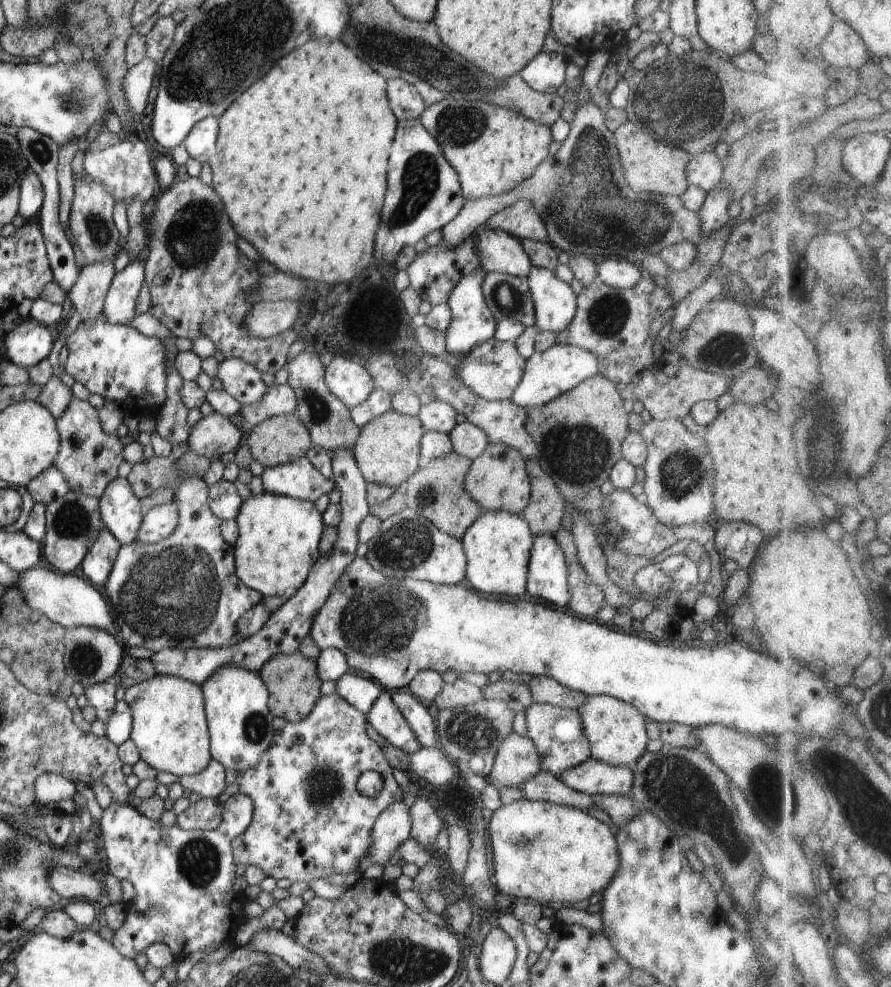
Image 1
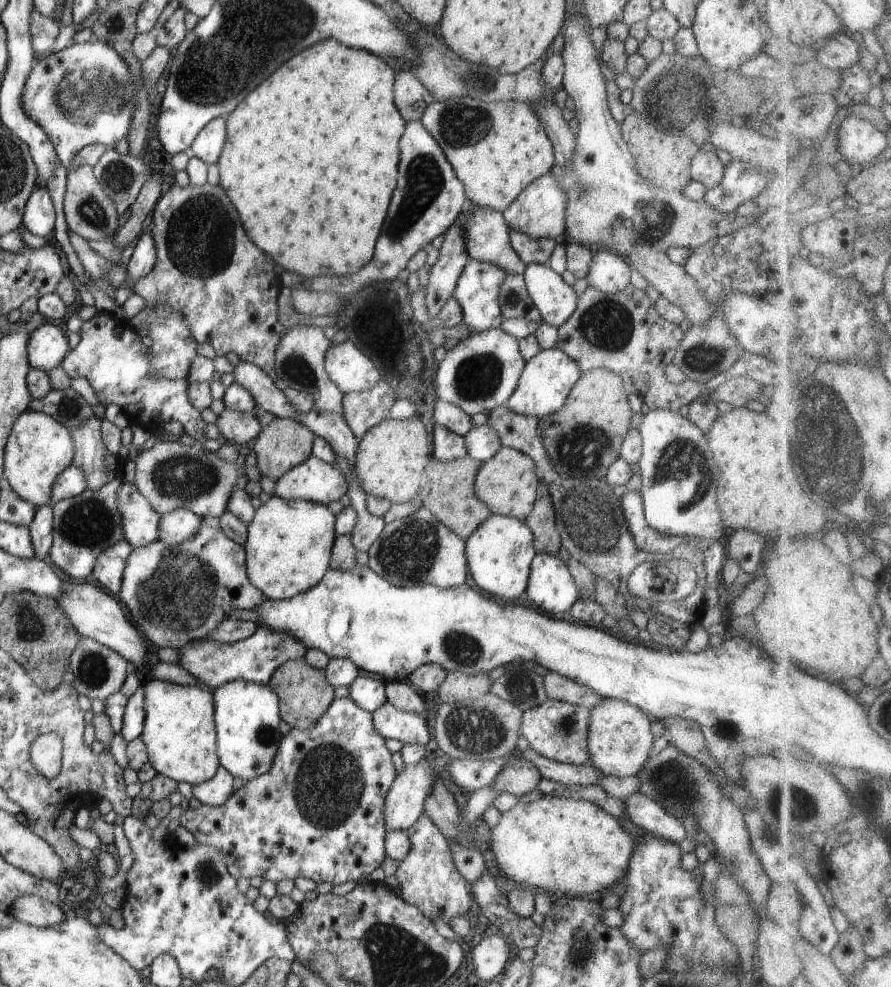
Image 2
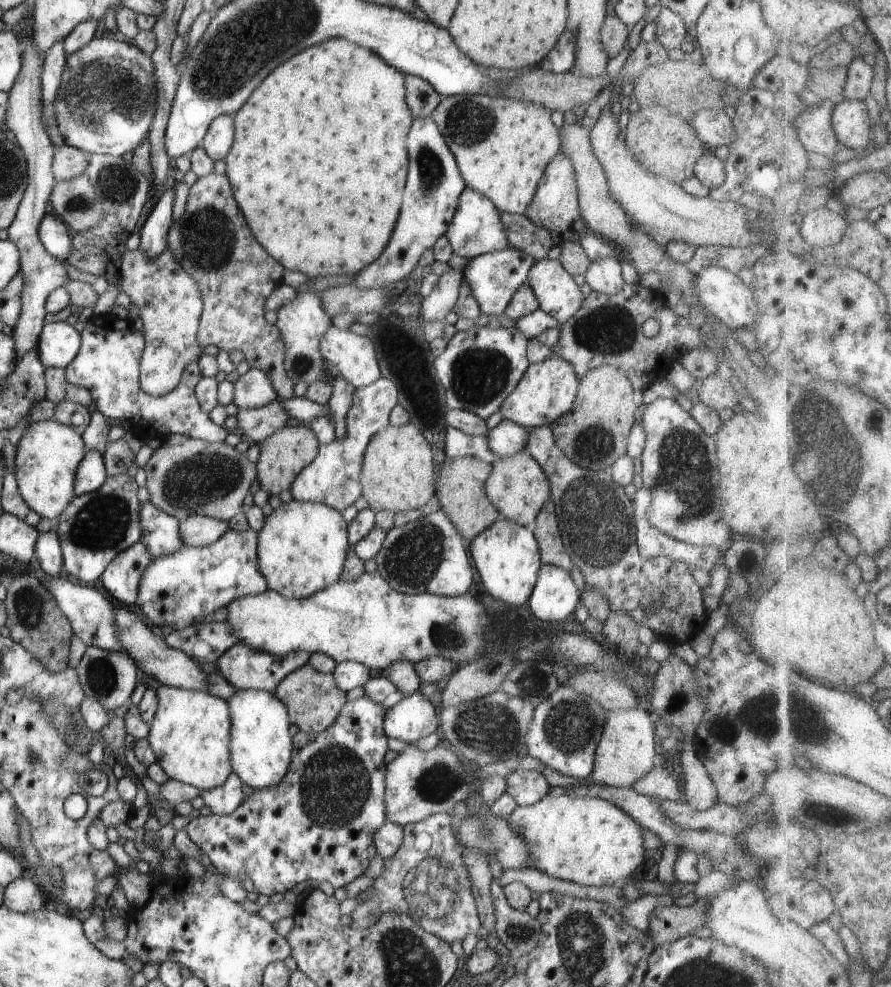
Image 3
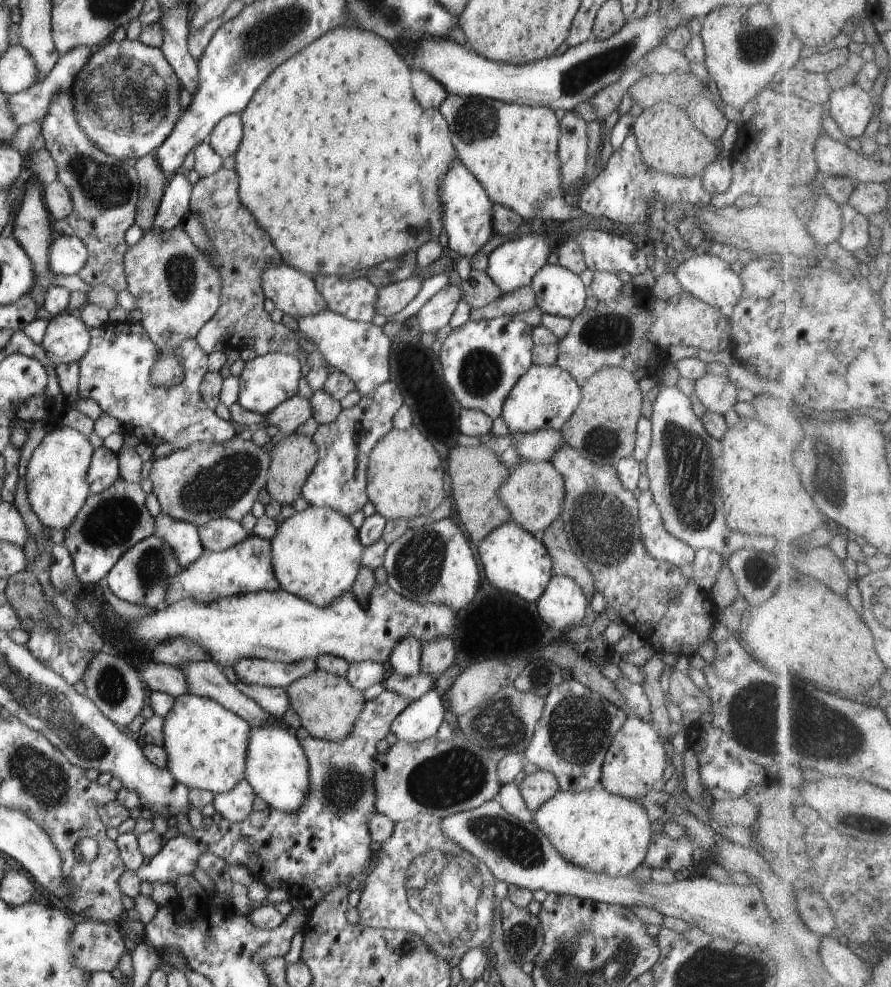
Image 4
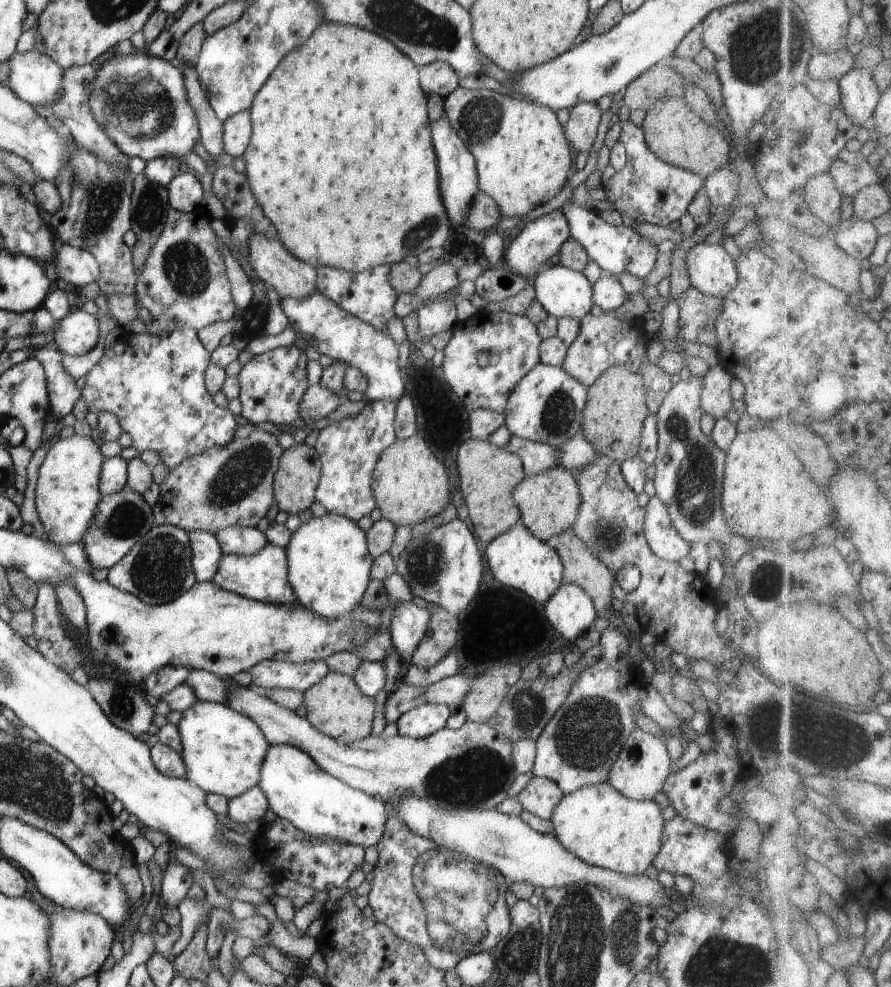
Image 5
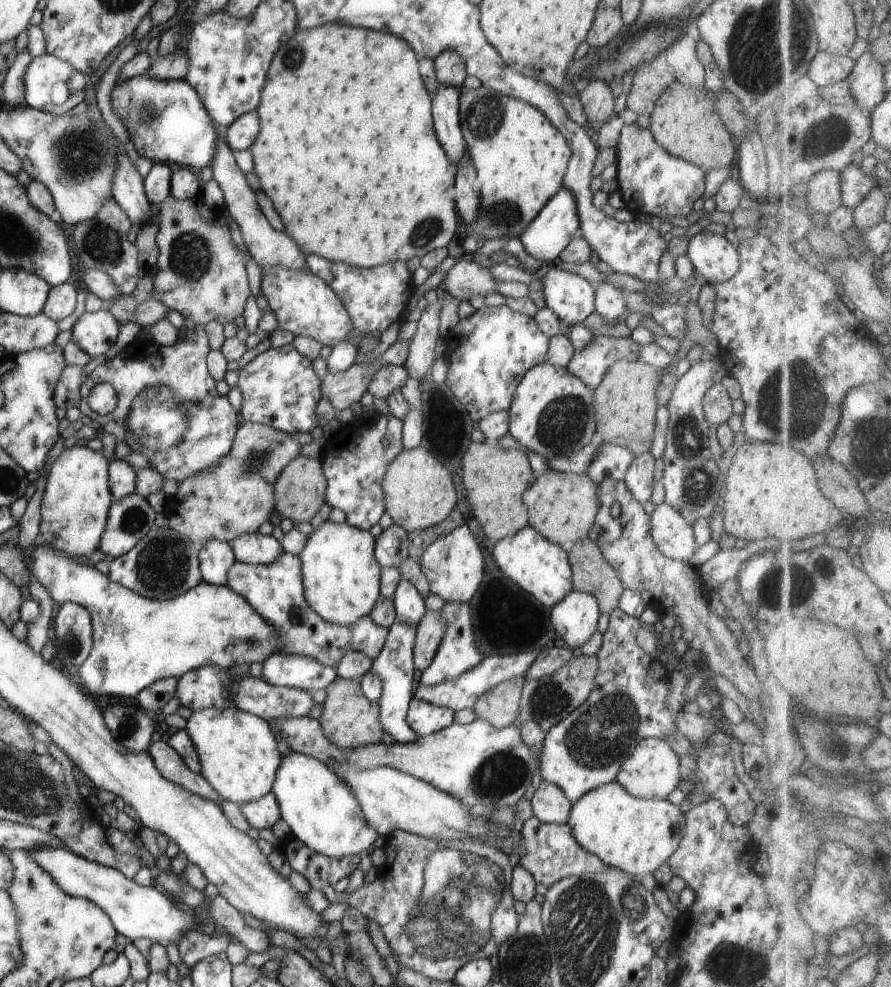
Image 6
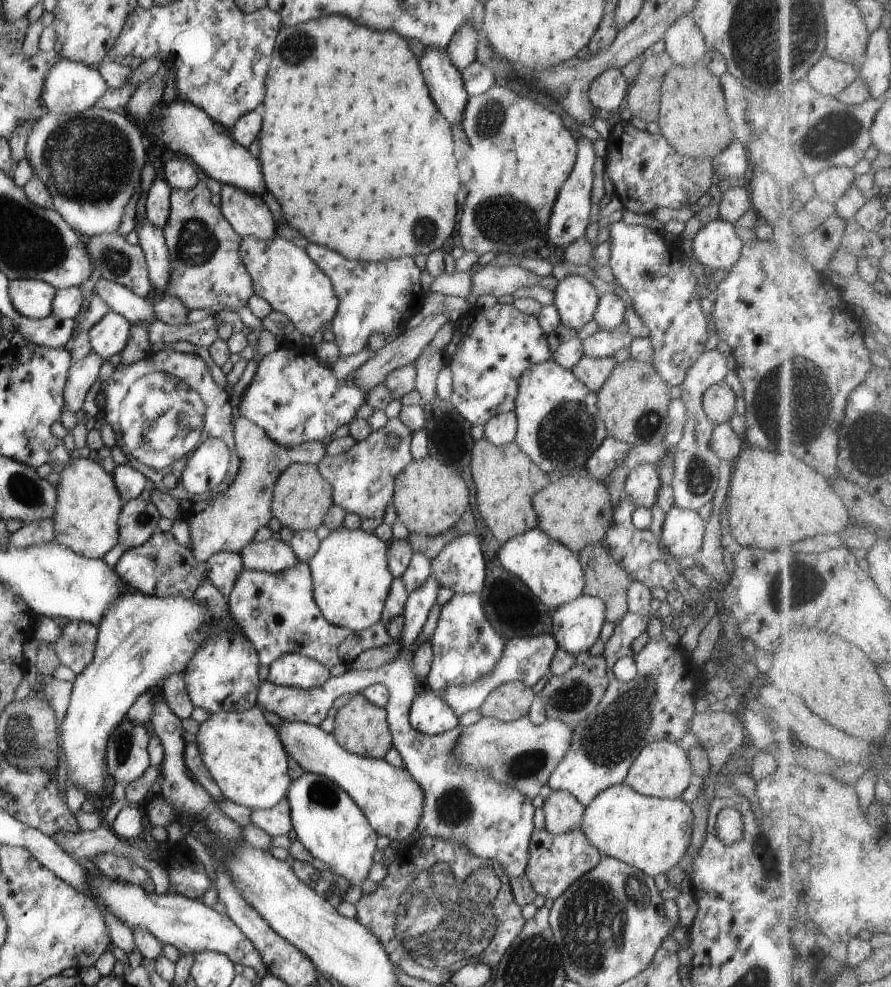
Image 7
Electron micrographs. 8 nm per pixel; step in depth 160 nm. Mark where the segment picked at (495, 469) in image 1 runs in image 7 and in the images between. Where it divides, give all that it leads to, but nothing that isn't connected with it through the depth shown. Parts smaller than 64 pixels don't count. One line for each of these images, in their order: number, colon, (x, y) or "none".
2: (507, 484)
3: (518, 488)
4: (534, 493)
5: (549, 501)
6: (562, 507)
7: (576, 510)

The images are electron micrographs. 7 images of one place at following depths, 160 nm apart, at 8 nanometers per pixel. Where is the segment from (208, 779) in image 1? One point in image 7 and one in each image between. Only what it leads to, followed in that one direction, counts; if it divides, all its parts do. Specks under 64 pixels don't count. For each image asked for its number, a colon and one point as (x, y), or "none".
2: (214, 792)
3: (225, 799)
4: (234, 806)
5: (251, 805)
6: (261, 813)
7: (276, 820)

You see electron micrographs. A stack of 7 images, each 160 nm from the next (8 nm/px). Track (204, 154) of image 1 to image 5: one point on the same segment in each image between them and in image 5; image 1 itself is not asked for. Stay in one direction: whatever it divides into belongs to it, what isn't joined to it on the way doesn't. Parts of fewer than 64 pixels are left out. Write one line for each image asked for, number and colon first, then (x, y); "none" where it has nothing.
2: (208, 146)
3: (220, 135)
4: (225, 138)
5: (237, 130)

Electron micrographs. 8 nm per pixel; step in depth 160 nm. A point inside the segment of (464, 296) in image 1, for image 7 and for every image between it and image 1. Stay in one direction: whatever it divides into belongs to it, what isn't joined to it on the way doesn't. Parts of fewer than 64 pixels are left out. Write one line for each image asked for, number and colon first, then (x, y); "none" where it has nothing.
2: (476, 291)
3: (495, 277)
4: (511, 266)
5: (540, 239)
6: (545, 237)
7: (570, 214)

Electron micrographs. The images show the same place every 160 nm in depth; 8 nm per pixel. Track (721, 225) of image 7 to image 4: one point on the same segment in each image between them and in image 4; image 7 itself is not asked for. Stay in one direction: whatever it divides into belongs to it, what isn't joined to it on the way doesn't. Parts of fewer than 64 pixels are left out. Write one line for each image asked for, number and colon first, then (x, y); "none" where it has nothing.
4: (708, 278)
5: (711, 270)
6: (716, 260)

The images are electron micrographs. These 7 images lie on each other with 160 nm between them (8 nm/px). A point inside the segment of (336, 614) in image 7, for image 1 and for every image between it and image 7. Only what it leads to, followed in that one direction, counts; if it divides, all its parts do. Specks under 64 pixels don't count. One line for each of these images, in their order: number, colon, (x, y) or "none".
1: (279, 541)
2: (289, 546)
3: (302, 547)
4: (316, 554)
5: (328, 564)
6: (340, 575)

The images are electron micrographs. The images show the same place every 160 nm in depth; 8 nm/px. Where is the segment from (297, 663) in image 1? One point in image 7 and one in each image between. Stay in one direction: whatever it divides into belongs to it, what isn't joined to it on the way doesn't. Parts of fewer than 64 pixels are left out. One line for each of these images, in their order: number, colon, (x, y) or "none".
2: (304, 694)
3: (313, 700)
4: (328, 706)
5: (335, 706)
6: (350, 720)
7: (360, 727)

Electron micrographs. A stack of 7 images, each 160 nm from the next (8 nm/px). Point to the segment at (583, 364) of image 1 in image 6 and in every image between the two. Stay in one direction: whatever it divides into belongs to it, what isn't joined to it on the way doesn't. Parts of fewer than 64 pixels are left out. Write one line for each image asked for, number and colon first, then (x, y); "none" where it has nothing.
2: (546, 381)
3: (547, 390)
4: (545, 397)
5: (546, 406)
6: (551, 413)

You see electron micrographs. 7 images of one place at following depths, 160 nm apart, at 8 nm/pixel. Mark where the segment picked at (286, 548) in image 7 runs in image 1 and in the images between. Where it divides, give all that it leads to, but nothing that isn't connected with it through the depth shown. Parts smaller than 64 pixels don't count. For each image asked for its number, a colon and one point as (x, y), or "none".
1: (160, 522)
2: (181, 525)
3: (197, 531)
4: (220, 534)
5: (234, 540)
6: (254, 548)

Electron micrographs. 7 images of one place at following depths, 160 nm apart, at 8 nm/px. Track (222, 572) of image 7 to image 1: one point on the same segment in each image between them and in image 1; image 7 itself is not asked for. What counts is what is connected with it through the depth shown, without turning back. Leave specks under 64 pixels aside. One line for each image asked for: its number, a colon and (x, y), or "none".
1: (121, 511)
2: (141, 524)
3: (160, 532)
4: (183, 537)
5: (207, 553)
6: (215, 557)

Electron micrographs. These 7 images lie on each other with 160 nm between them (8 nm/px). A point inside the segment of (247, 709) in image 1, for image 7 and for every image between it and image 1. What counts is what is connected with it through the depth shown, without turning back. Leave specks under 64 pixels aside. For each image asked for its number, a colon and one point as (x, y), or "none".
2: (247, 715)
3: (260, 743)
4: (277, 769)
5: (297, 789)
6: (320, 808)
7: (329, 824)

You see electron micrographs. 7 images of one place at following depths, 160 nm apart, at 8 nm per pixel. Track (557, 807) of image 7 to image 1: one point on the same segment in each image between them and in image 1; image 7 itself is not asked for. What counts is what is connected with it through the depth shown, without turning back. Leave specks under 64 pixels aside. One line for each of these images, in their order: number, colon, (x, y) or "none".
1: (517, 760)
2: (519, 777)
3: (527, 787)
4: (536, 788)
5: (540, 796)
6: (549, 804)

